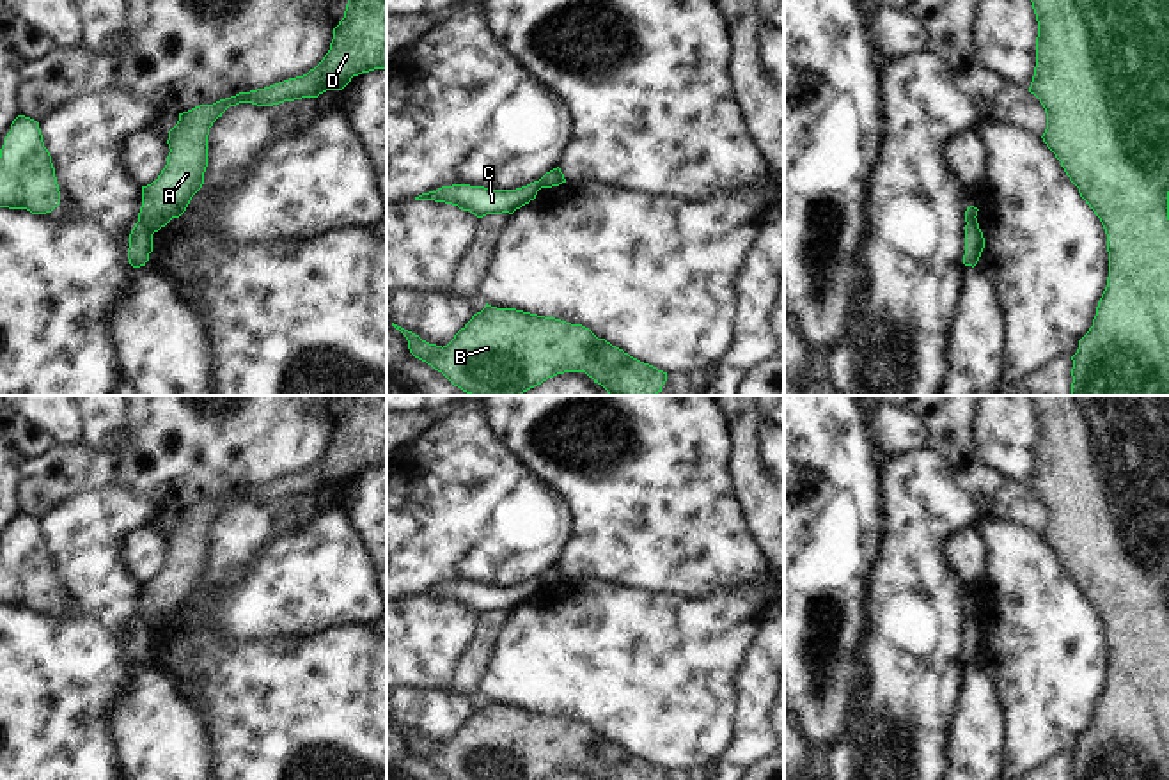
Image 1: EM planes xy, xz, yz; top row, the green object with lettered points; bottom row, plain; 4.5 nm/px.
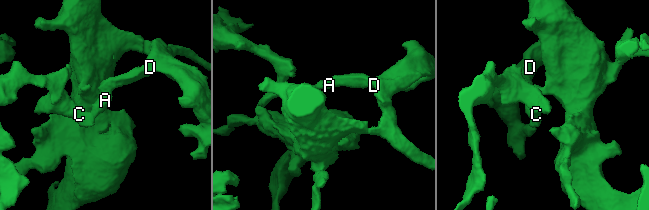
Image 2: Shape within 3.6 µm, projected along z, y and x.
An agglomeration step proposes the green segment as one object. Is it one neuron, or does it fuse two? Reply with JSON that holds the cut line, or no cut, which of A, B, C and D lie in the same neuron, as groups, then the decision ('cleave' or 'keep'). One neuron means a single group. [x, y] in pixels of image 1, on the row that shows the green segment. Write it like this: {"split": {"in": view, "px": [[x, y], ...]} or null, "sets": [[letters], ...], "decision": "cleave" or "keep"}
{"split": {"in": "xy", "px": [[139, 220], [151, 234]]}, "sets": [["A", "B", "D"], ["C"]], "decision": "cleave"}

